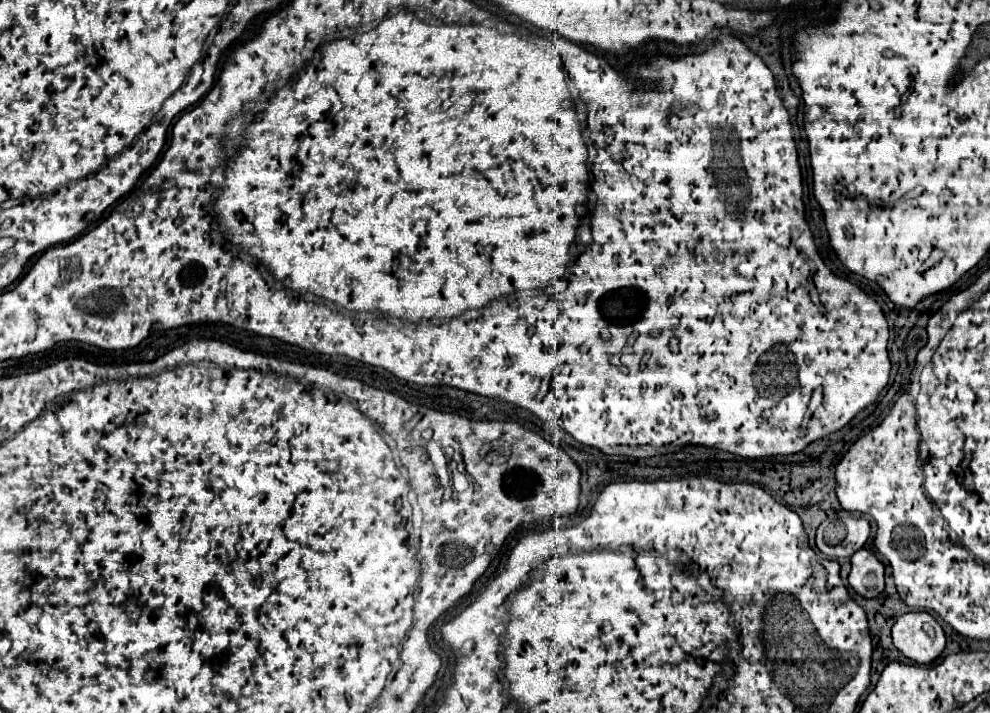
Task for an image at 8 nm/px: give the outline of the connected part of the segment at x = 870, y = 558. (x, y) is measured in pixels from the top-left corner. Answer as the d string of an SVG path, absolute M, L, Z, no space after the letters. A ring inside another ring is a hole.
M866 548L858 550L852 558L848 584L864 598L876 598L884 590L884 564Z

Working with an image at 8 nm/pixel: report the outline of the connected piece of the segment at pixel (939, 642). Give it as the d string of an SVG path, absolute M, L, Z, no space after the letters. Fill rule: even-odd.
M908 612L902 614L892 626L894 646L916 664L934 662L946 648L946 638L942 626L928 612ZM924 624L930 624L936 632L936 640L928 638Z

